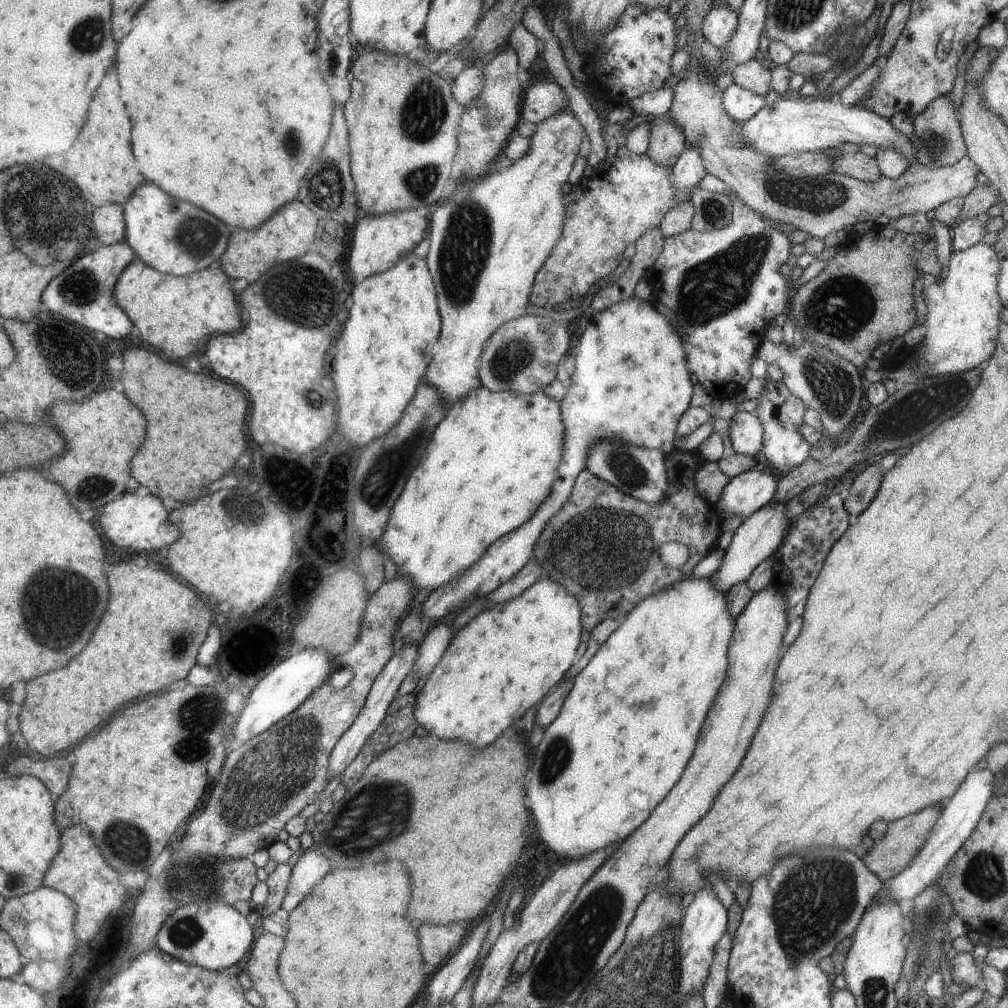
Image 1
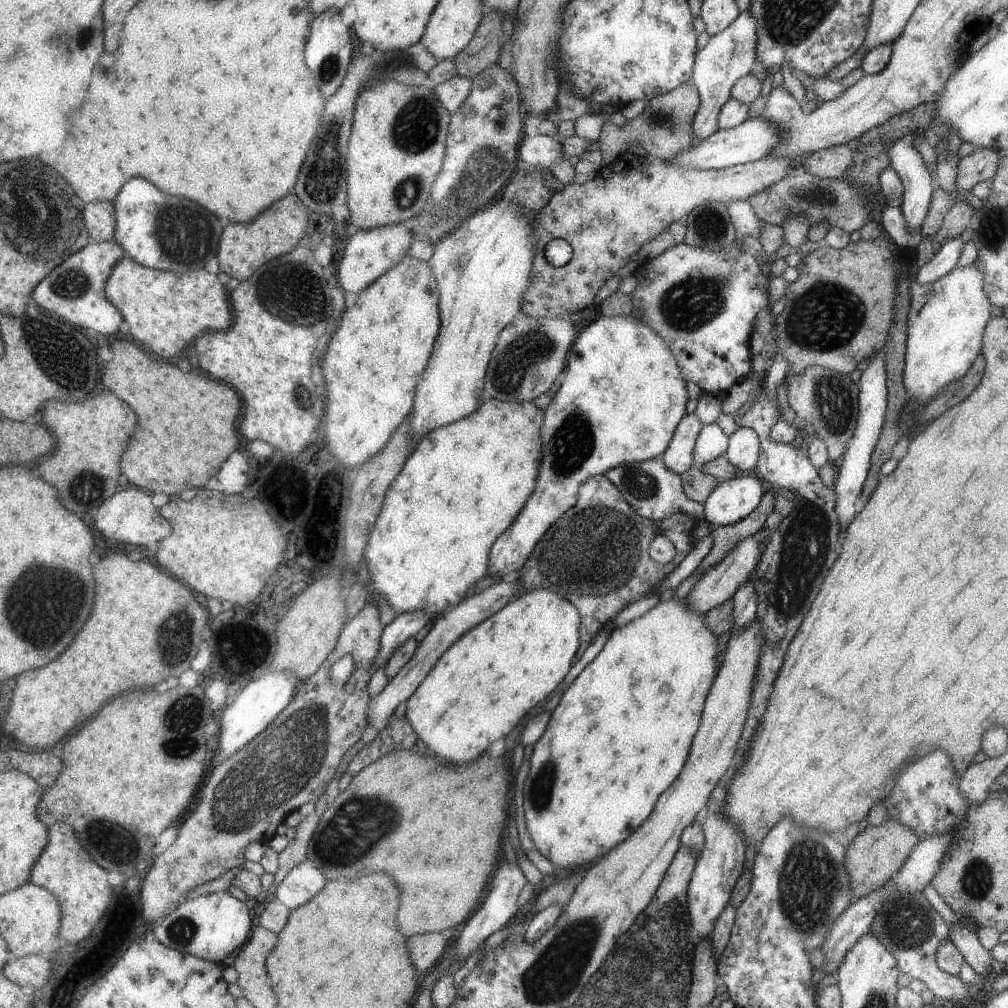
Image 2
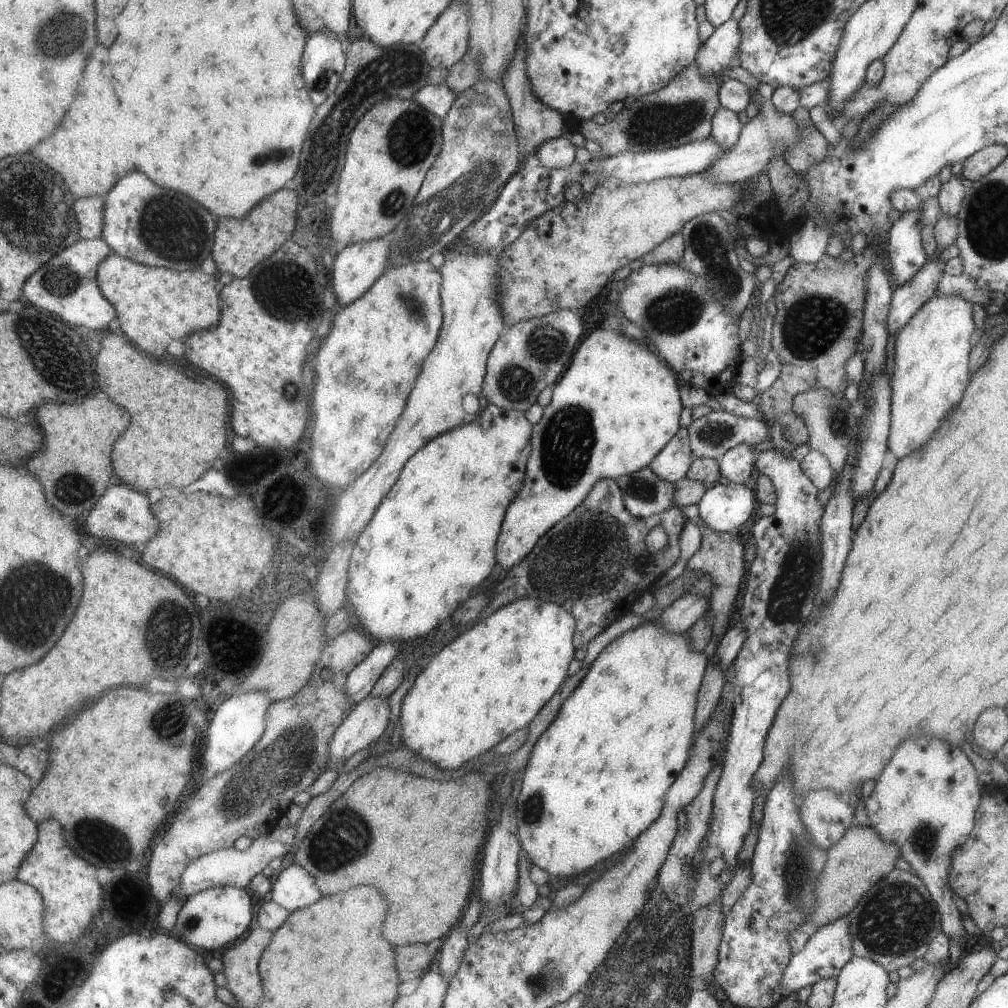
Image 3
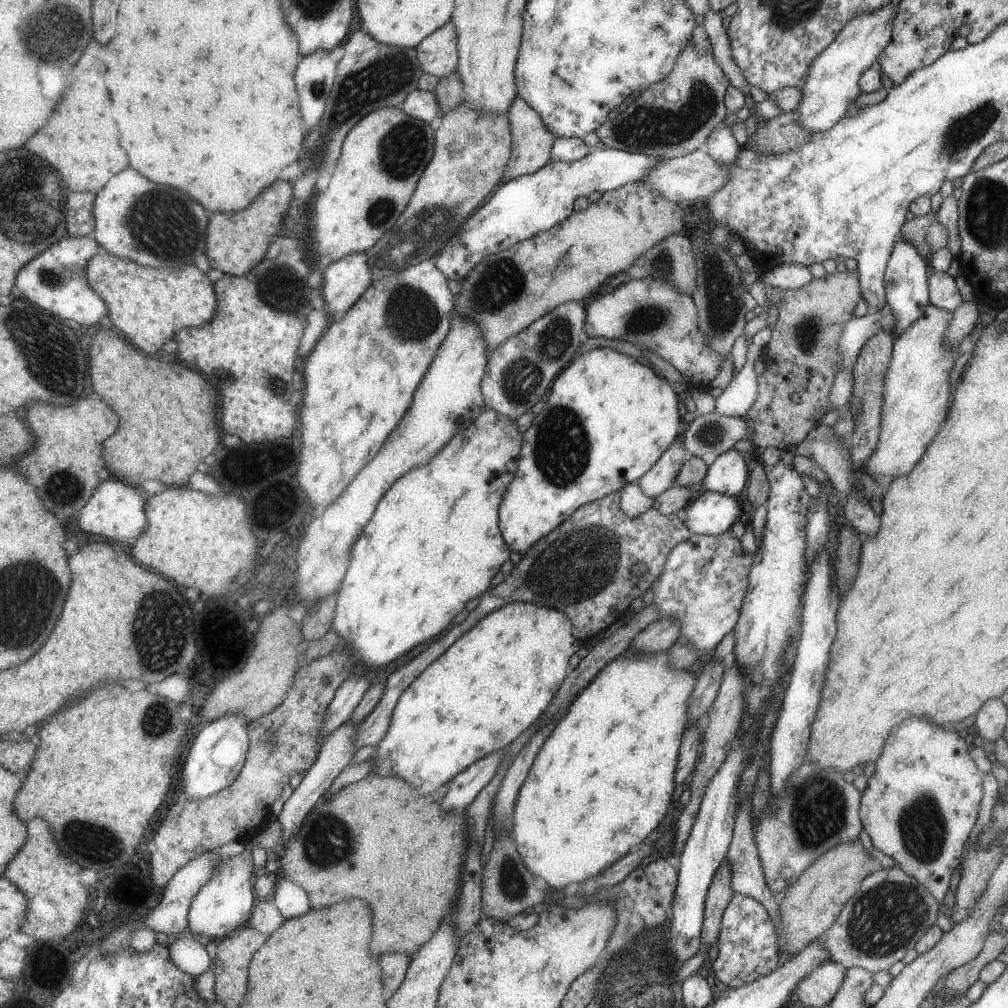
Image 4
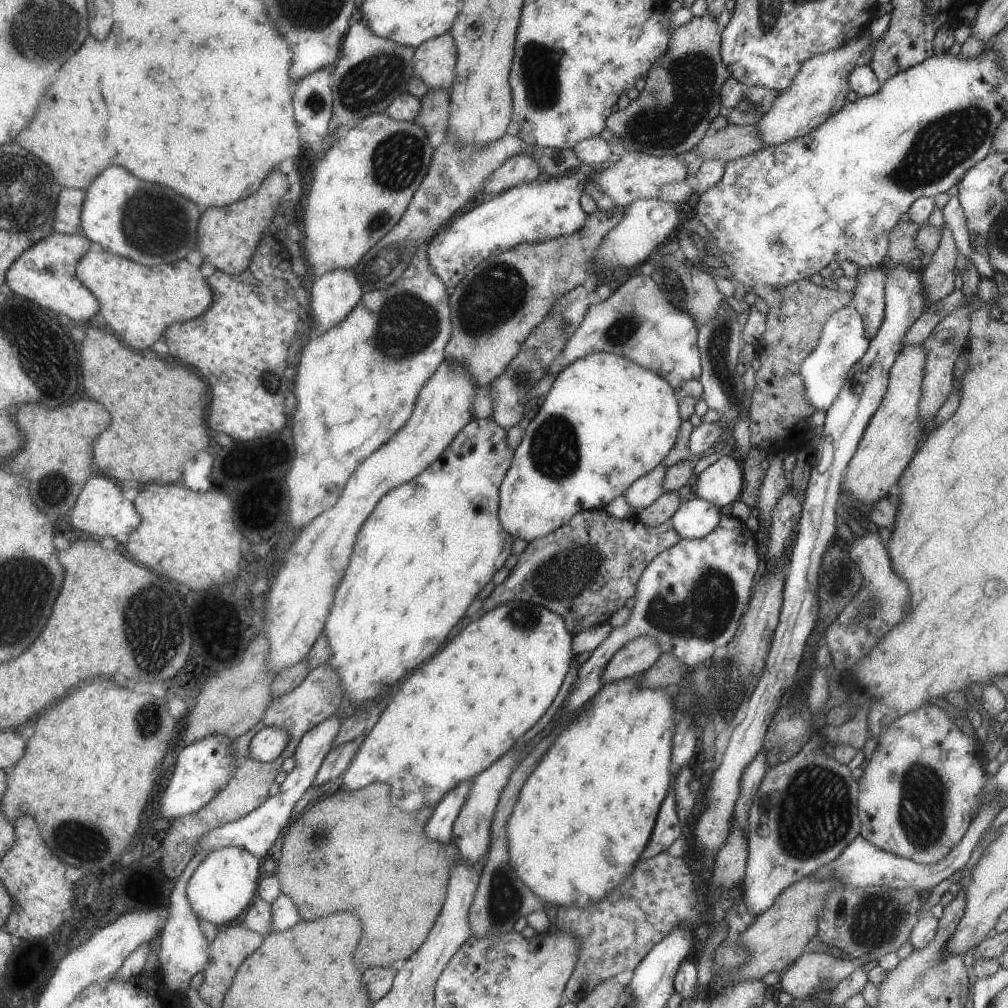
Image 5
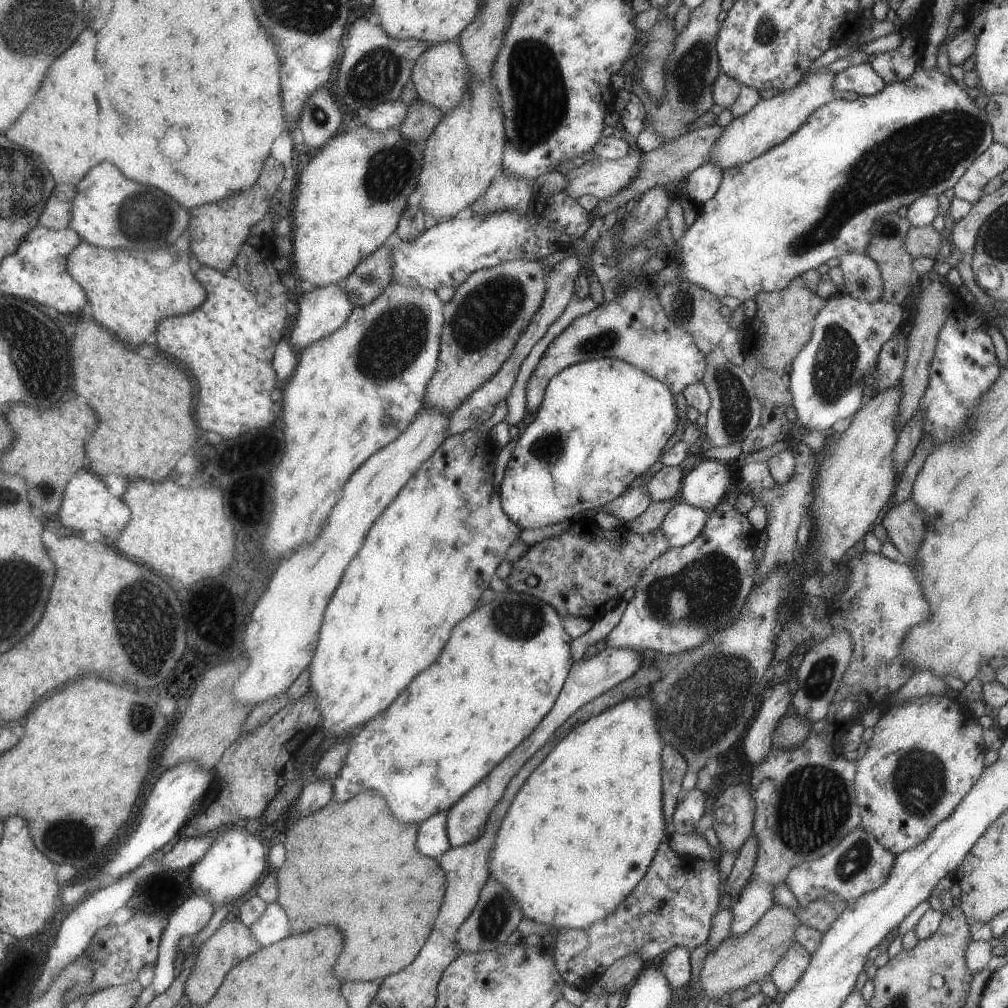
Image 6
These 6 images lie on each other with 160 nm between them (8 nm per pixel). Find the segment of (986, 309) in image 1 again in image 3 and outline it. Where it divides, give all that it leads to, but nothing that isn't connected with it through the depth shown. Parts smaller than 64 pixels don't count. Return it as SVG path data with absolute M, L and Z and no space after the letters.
M959 293L935 295L896 332L890 380L888 450L899 460L922 446L959 402L967 384L967 354L971 348L971 304Z

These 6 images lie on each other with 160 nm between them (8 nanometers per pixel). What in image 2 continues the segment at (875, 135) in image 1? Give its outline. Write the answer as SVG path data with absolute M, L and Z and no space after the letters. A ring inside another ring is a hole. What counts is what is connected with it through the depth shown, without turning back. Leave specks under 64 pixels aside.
M747 117L741 124L730 129L717 129L709 138L706 138L696 147L691 146L688 151L680 152L672 157L669 162L677 163L685 168L694 169L720 169L739 163L748 163L765 157L772 148L783 140L782 132L774 125L773 121L765 117ZM897 137L889 141L884 149L888 154L890 167L897 173L904 188L900 212L909 228L919 228L934 187L931 176L921 154L907 137Z

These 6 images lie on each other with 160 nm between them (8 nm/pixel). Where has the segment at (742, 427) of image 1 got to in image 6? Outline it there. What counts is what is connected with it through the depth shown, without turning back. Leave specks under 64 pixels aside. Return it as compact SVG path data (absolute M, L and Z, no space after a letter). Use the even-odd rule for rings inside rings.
M704 460L685 476L681 498L692 505L711 510L731 490L734 473L718 460ZM730 471L730 472L729 472Z

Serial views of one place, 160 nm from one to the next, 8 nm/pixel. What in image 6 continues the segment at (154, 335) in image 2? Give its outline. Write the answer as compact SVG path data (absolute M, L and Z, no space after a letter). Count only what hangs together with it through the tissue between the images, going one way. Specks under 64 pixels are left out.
M81 241L79 247L69 255L69 272L88 292L92 316L103 326L117 334L123 342L141 346L161 322L169 317L186 315L196 311L208 298L208 292L197 278L197 272L191 270L191 251L180 251L175 245L158 251L131 249L104 249L87 241Z

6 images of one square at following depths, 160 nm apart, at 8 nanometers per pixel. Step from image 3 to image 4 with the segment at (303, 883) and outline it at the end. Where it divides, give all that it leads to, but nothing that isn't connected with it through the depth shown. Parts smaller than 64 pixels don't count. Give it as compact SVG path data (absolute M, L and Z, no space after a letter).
M285 876L278 877L278 885L273 900L287 918L305 914L311 908L311 898L307 890Z

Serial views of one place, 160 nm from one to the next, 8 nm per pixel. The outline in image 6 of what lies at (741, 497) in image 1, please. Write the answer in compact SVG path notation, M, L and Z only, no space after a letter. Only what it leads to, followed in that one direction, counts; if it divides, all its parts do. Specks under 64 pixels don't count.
M681 501L673 505L660 527L668 536L670 548L679 548L692 543L704 531L709 517L704 508Z

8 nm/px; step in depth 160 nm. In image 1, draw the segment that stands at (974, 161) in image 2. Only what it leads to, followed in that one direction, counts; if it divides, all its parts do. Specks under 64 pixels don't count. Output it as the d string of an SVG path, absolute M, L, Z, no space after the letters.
M699 68L689 71L688 75L673 87L674 101L667 118L670 118L669 121L675 121L685 133L686 150L687 147L698 147L707 174L714 176L718 186L731 188L746 205L757 211L764 219L793 224L800 231L806 232L809 237L823 240L831 232L852 226L861 220L874 221L880 214L893 221L903 215L927 212L950 198L964 197L976 185L975 175L979 168L968 159L967 155L954 165L936 169L928 169L921 163L915 163L893 180L881 176L876 181L868 183L833 172L813 177L811 180L797 180L787 173L776 171L770 166L771 158L754 151L744 143L740 133L744 124L734 121L725 112L721 104L723 92L715 86L711 77L709 73Z

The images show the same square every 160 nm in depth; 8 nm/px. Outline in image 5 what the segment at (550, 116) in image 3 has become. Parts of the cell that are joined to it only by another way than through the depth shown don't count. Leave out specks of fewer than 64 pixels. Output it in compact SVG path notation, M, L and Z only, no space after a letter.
M531 153L512 156L488 178L481 192L482 196L489 200L508 188L533 182L541 173L540 162Z

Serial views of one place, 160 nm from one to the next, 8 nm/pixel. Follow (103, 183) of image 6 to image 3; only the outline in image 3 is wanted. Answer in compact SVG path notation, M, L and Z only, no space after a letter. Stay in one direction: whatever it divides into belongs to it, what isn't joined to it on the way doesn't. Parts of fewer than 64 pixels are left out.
M133 172L124 176L106 196L105 228L102 238L109 243L114 254L152 267L167 267L178 271L193 270L199 269L201 262L212 256L220 219L206 206L201 206L199 202L195 204L195 200L187 194L161 188L143 172Z

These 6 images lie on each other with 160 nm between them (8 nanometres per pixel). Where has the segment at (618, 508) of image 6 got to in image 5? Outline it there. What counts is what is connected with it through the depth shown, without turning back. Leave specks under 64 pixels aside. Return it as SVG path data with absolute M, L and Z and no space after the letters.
M661 463L653 470L650 470L645 476L642 476L627 490L625 496L628 498L630 505L635 507L638 512L651 506L663 493L667 466Z

